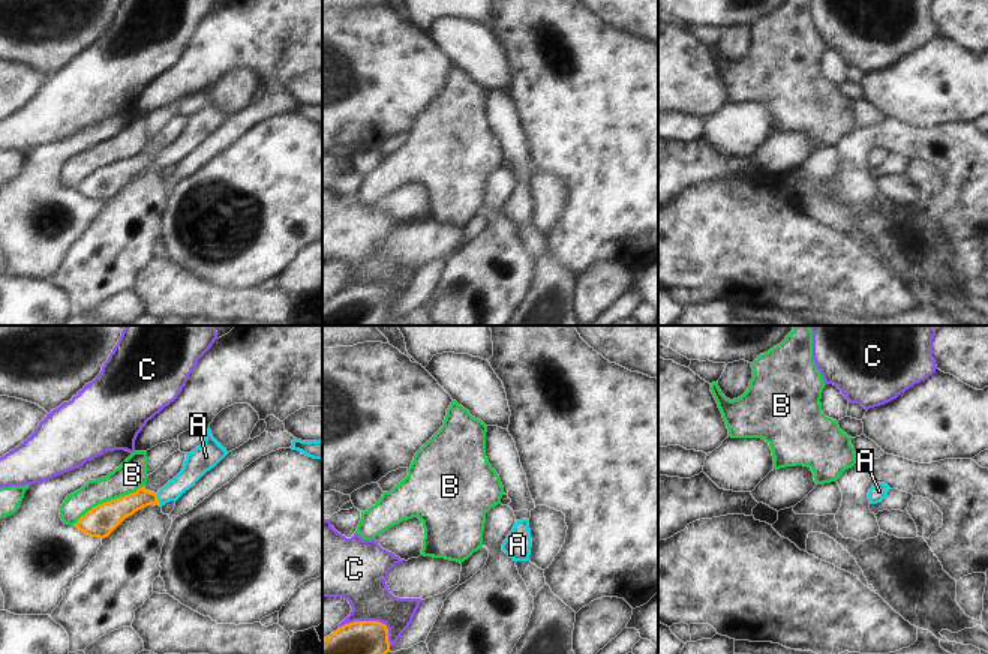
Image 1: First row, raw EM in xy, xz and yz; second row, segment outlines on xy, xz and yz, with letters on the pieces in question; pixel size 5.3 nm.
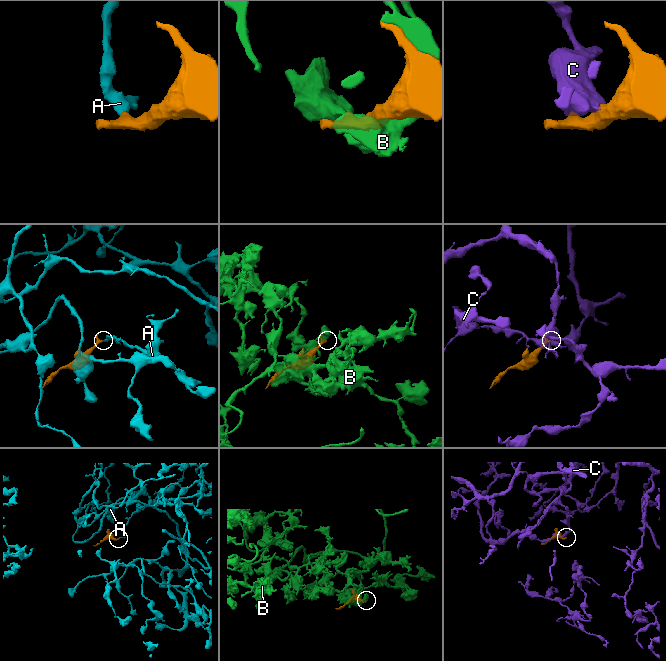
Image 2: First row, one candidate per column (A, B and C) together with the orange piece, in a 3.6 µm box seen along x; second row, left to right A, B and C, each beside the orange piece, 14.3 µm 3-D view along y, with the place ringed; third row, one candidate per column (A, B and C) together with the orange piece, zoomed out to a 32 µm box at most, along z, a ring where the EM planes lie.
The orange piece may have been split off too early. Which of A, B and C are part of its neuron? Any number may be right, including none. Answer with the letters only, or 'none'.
A.

